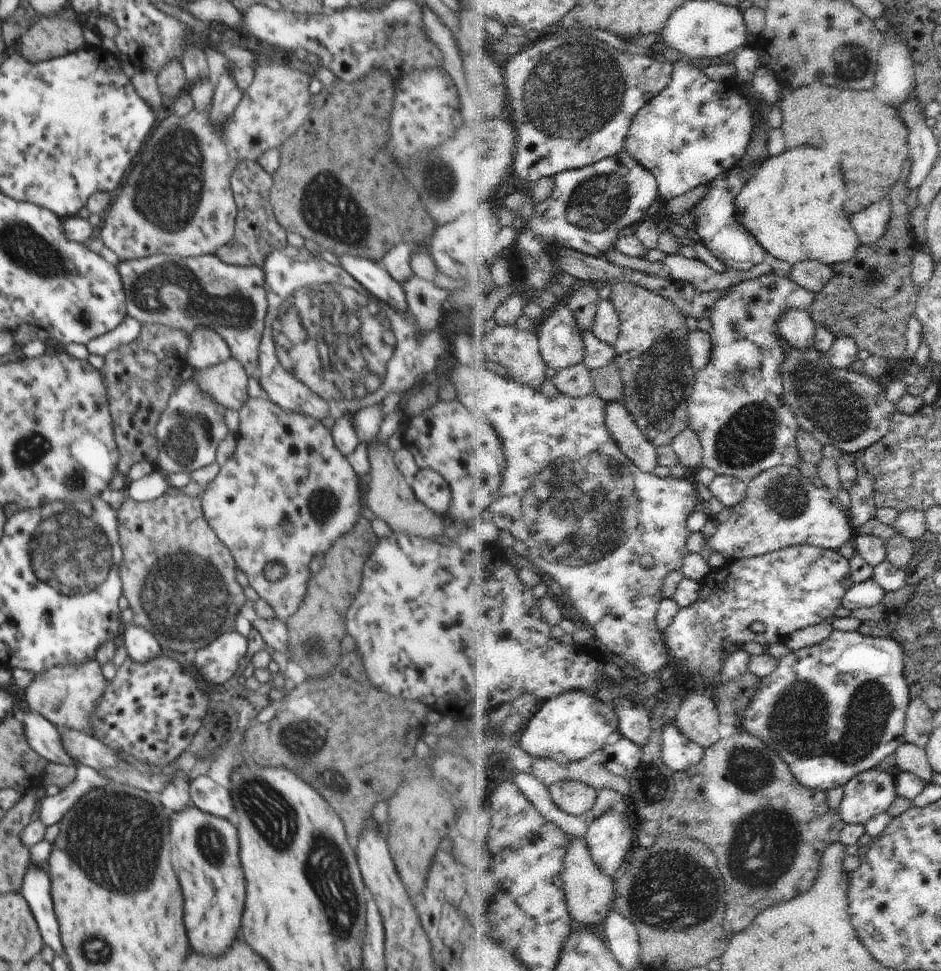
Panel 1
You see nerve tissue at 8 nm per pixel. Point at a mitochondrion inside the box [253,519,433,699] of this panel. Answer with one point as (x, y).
(313, 648)

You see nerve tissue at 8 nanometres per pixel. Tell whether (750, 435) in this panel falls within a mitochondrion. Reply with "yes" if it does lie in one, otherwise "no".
yes

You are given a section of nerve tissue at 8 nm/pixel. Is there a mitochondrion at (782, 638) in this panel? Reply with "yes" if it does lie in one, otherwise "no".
no

